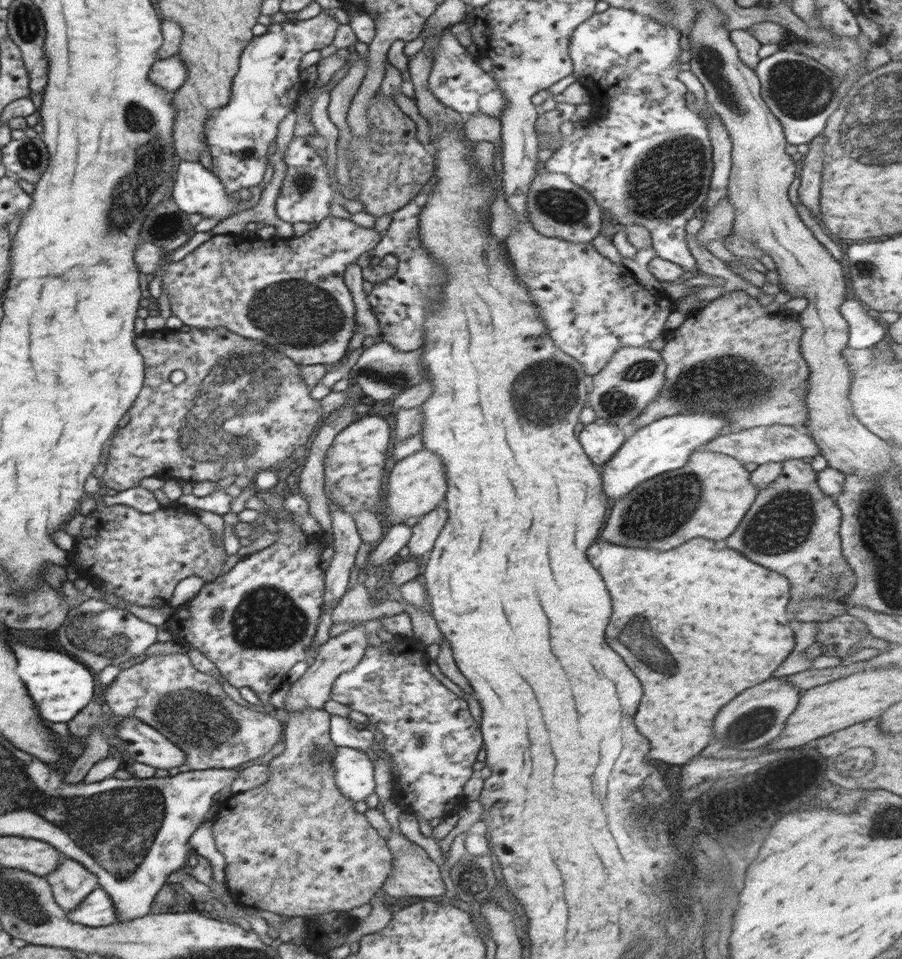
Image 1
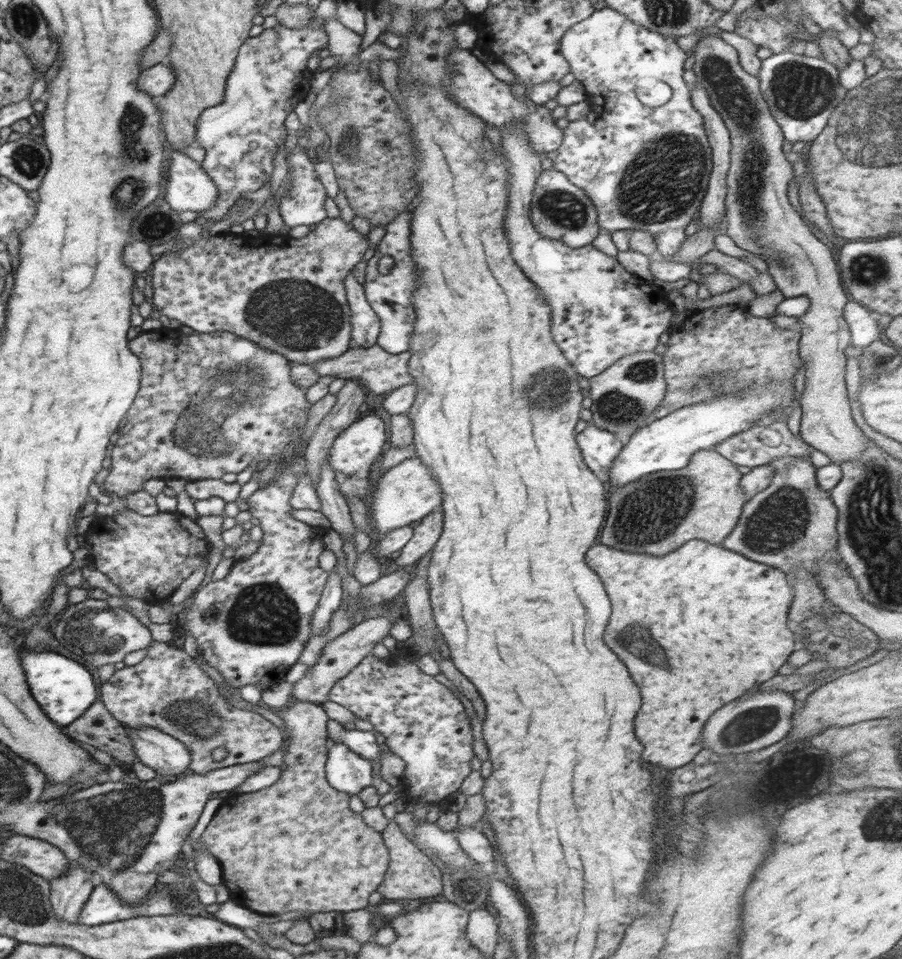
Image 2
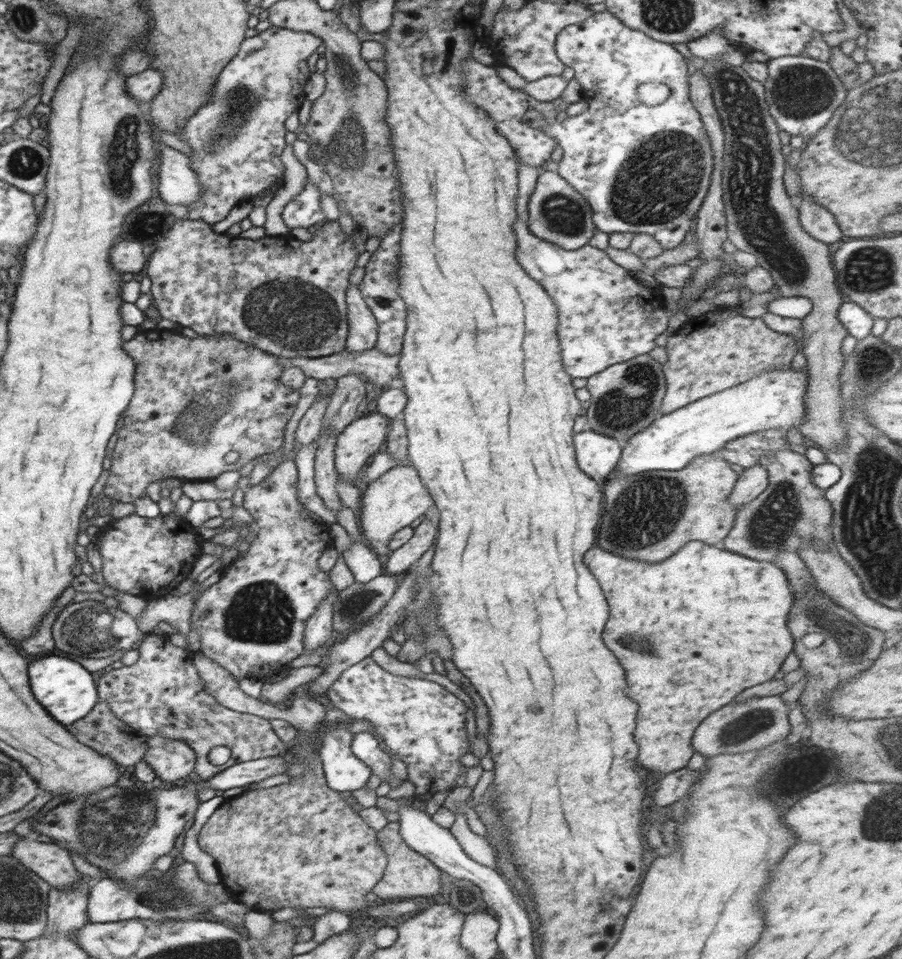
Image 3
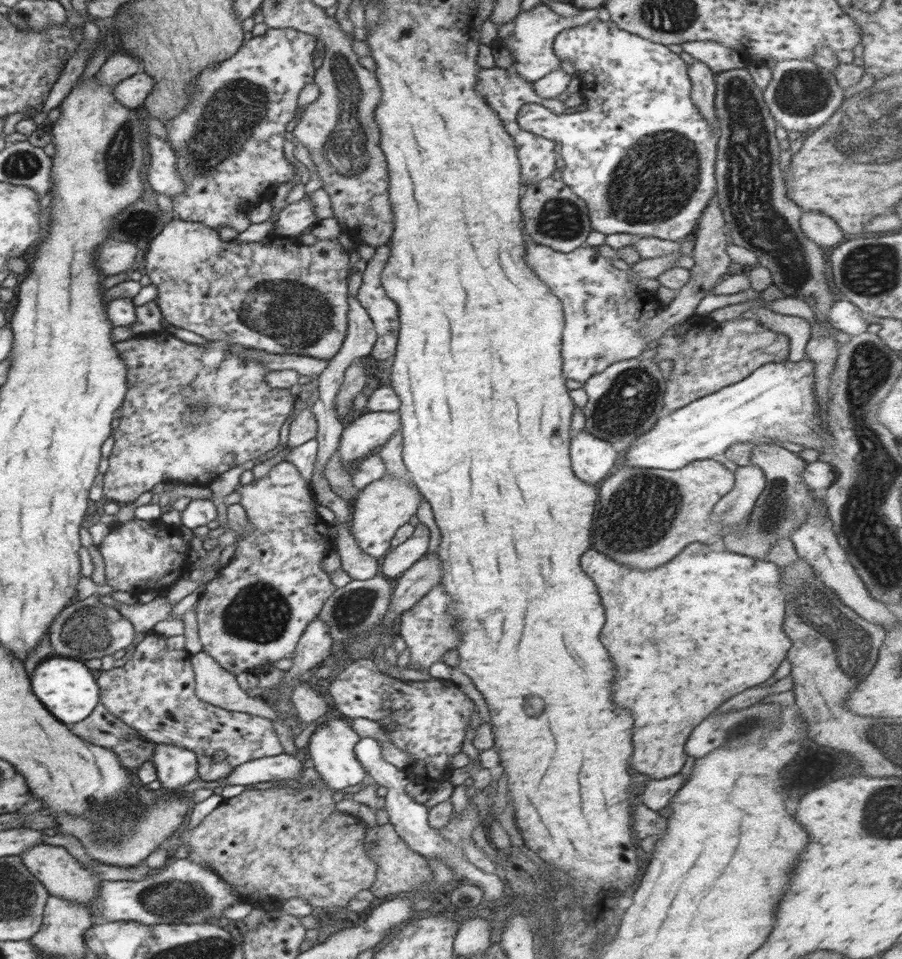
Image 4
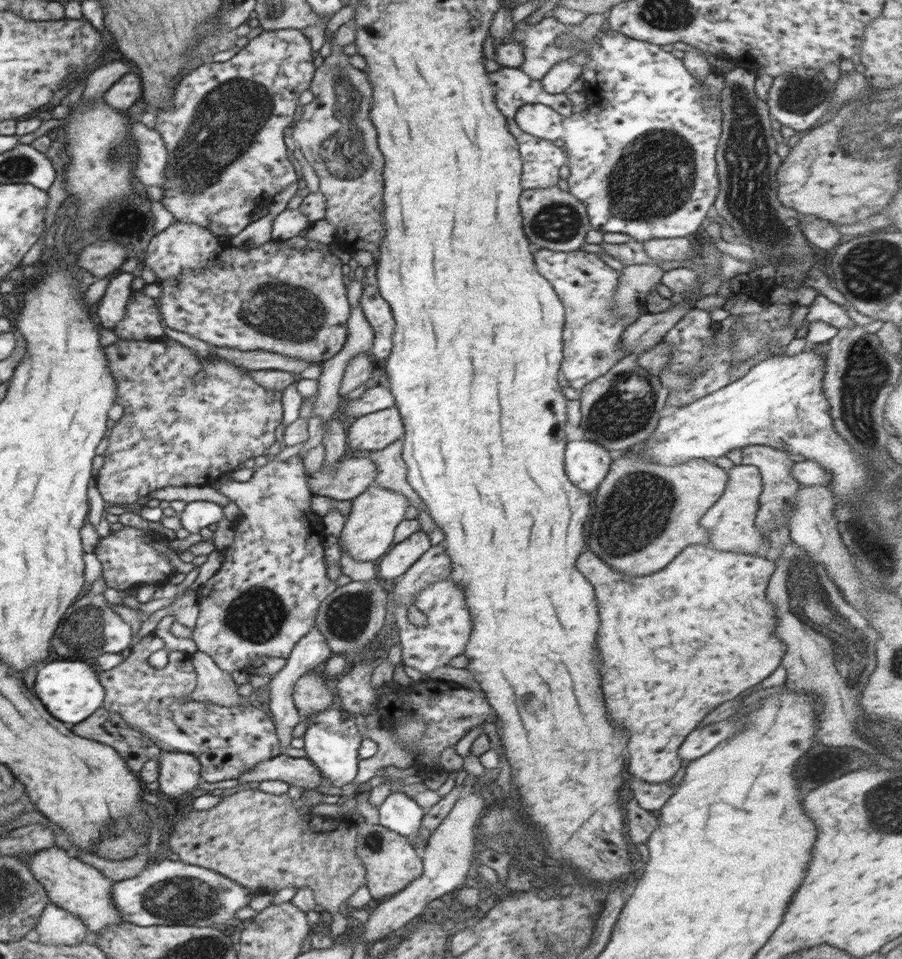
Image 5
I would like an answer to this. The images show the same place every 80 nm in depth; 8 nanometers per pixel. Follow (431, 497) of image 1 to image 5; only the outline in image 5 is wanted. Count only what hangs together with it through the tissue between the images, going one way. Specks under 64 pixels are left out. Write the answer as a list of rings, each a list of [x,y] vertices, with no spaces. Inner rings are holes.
[[[374,483],[354,499],[350,513],[339,536],[339,546],[354,561],[373,562],[387,554],[393,544],[396,527],[412,514],[413,509],[406,495],[384,489]]]

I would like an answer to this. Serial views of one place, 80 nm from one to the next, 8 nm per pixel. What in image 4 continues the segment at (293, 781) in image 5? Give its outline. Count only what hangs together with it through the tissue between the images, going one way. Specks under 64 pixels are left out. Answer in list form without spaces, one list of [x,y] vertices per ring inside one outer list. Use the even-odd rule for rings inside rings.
[[[287,753],[259,758],[237,766],[226,778],[218,781],[225,781],[225,786],[239,784],[243,788],[247,784],[267,786],[277,780],[297,779],[302,774],[306,759],[303,754],[295,756]]]

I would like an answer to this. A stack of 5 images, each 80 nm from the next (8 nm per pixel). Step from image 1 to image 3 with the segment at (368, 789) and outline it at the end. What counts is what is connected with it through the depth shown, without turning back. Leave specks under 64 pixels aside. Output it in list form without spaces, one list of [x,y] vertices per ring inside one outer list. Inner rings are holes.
[[[342,723],[320,734],[317,755],[322,761],[326,785],[336,792],[358,790],[372,774],[371,768],[352,752],[353,735],[348,725]]]

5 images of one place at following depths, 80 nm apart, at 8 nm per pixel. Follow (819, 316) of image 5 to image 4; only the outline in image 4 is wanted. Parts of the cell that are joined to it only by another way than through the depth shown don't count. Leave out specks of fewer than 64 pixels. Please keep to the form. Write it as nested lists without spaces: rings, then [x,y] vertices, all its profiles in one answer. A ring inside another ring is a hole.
[[[842,299],[832,303],[827,312],[827,320],[831,326],[846,332],[850,336],[856,336],[866,332],[870,324],[866,323],[865,316],[860,313],[860,309],[850,301]]]

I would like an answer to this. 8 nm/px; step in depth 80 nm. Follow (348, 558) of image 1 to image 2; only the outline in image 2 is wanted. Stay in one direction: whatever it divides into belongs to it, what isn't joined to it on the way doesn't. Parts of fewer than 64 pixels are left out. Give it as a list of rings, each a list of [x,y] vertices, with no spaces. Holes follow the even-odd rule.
[[[328,459],[322,462],[319,479],[318,488],[315,490],[321,503],[319,511],[327,516],[332,529],[340,535],[350,536],[354,542],[354,523],[350,517],[347,500],[338,492],[338,486],[334,480],[335,473],[330,468]],[[335,567],[329,573],[329,577],[320,597],[315,613],[311,618],[311,636],[321,634],[323,628],[331,623],[332,615],[342,604],[344,590],[342,589],[342,577],[336,574]]]

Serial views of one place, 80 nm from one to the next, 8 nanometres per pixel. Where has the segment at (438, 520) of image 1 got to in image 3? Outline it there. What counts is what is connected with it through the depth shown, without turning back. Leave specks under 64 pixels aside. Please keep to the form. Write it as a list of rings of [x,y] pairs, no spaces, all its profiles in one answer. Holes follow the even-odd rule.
[[[428,517],[413,528],[413,535],[406,544],[392,551],[386,562],[388,574],[405,574],[412,569],[412,566],[422,559],[422,556],[434,544],[439,528],[437,517]]]

